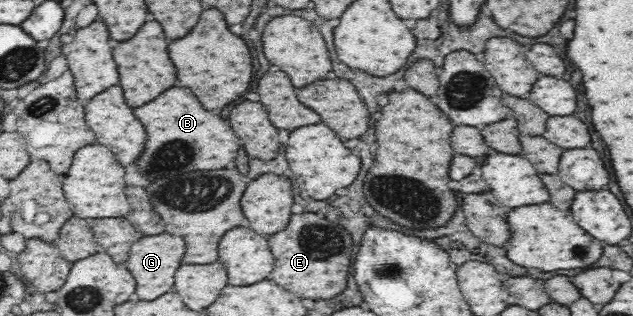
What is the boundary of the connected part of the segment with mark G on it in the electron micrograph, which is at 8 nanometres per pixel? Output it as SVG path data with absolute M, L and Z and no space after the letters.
M168 232L158 234L158 236L144 236L132 243L130 256L125 265L138 282L136 294L140 300L154 300L172 290L176 268L181 265L184 252L184 240L180 236L172 236Z

